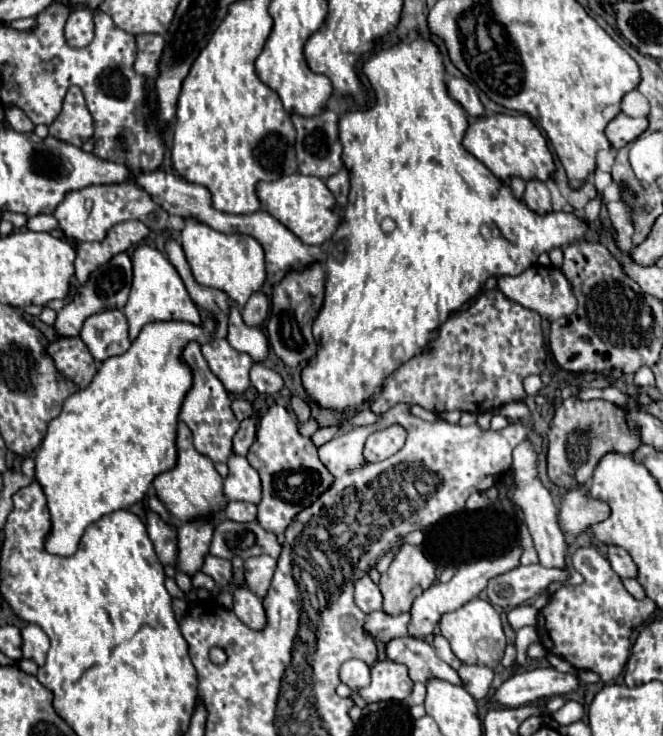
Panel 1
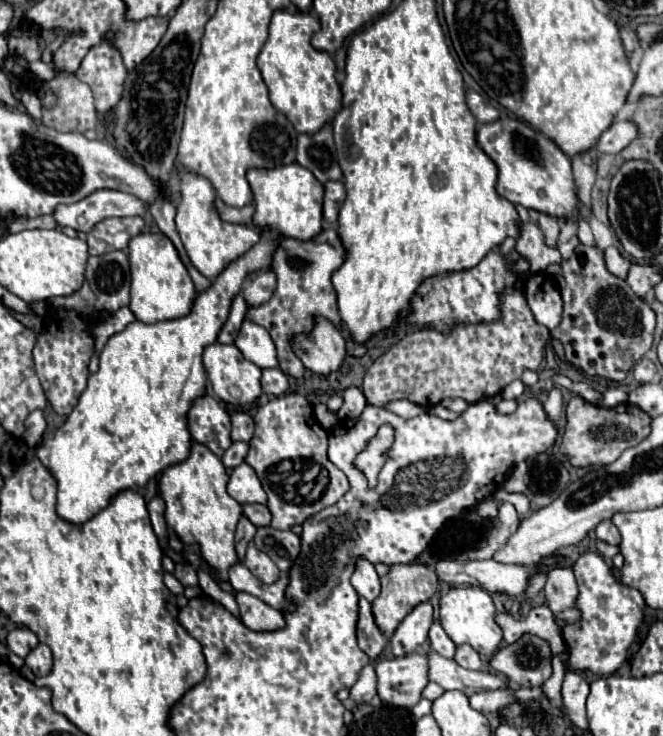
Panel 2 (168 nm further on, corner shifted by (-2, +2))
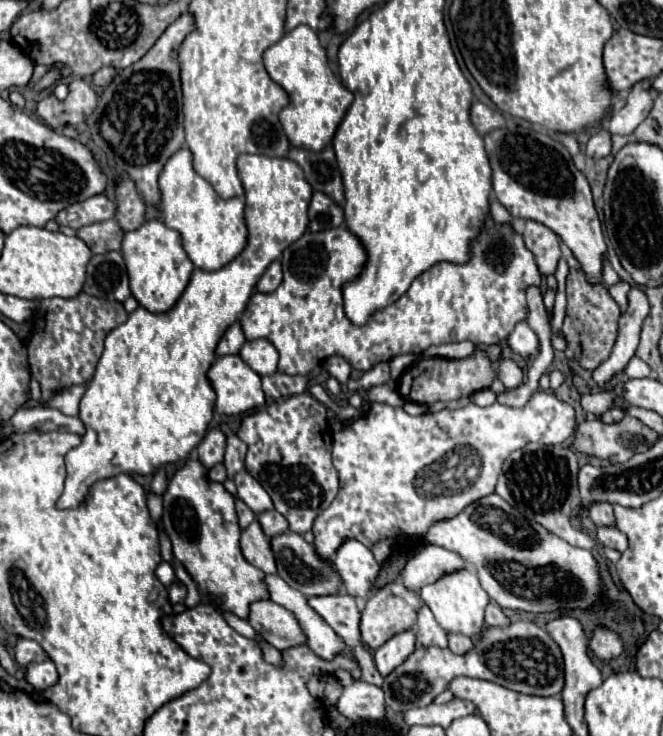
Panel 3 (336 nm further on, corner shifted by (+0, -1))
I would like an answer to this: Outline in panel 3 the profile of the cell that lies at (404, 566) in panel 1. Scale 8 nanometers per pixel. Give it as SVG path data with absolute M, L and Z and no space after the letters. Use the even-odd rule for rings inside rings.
M390 582L384 588L380 588L378 592L374 592L360 616L360 636L362 642L376 650L380 648L384 642L388 642L392 636L410 630L416 624L416 606L422 606L420 594L414 590L404 590L404 586L400 586L400 582Z

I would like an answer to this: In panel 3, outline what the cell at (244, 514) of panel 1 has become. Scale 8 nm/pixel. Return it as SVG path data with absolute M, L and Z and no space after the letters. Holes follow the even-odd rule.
M266 510L266 512L262 512L262 514L258 516L258 522L262 524L264 532L266 532L270 538L288 532L288 520L286 520L280 512L276 512L276 510Z

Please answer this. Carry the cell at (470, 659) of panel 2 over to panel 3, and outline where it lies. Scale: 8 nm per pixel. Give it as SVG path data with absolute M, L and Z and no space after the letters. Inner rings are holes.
M448 634L448 642L450 642L450 650L456 654L464 654L464 650L470 650L474 646L472 640L464 634Z

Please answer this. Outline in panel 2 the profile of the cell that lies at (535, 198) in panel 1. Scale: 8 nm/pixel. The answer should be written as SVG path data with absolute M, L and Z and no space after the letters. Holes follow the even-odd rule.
M530 209L530 219L544 231L544 239L546 239L546 245L554 247L556 245L556 237L558 237L558 223L554 217L546 215L546 213L540 213L540 211L534 211Z

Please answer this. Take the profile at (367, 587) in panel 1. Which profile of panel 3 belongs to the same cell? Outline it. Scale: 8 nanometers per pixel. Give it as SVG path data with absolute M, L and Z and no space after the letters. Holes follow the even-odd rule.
M346 538L332 556L332 562L342 576L348 594L360 598L366 598L370 594L370 588L374 586L380 570L380 564L374 560L370 548L354 538Z

